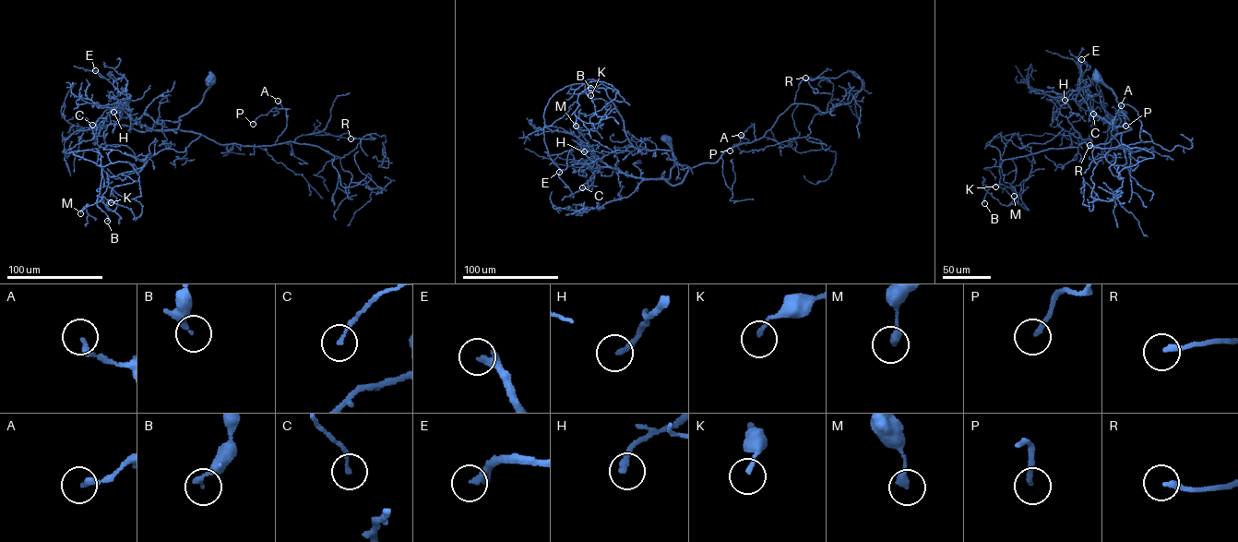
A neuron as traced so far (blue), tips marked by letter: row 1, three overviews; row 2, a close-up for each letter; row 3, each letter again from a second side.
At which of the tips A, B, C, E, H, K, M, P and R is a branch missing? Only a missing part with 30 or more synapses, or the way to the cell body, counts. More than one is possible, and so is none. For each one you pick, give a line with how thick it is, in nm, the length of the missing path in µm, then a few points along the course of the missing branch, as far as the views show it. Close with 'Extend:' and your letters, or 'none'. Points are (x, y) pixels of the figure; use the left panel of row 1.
Extend: none

